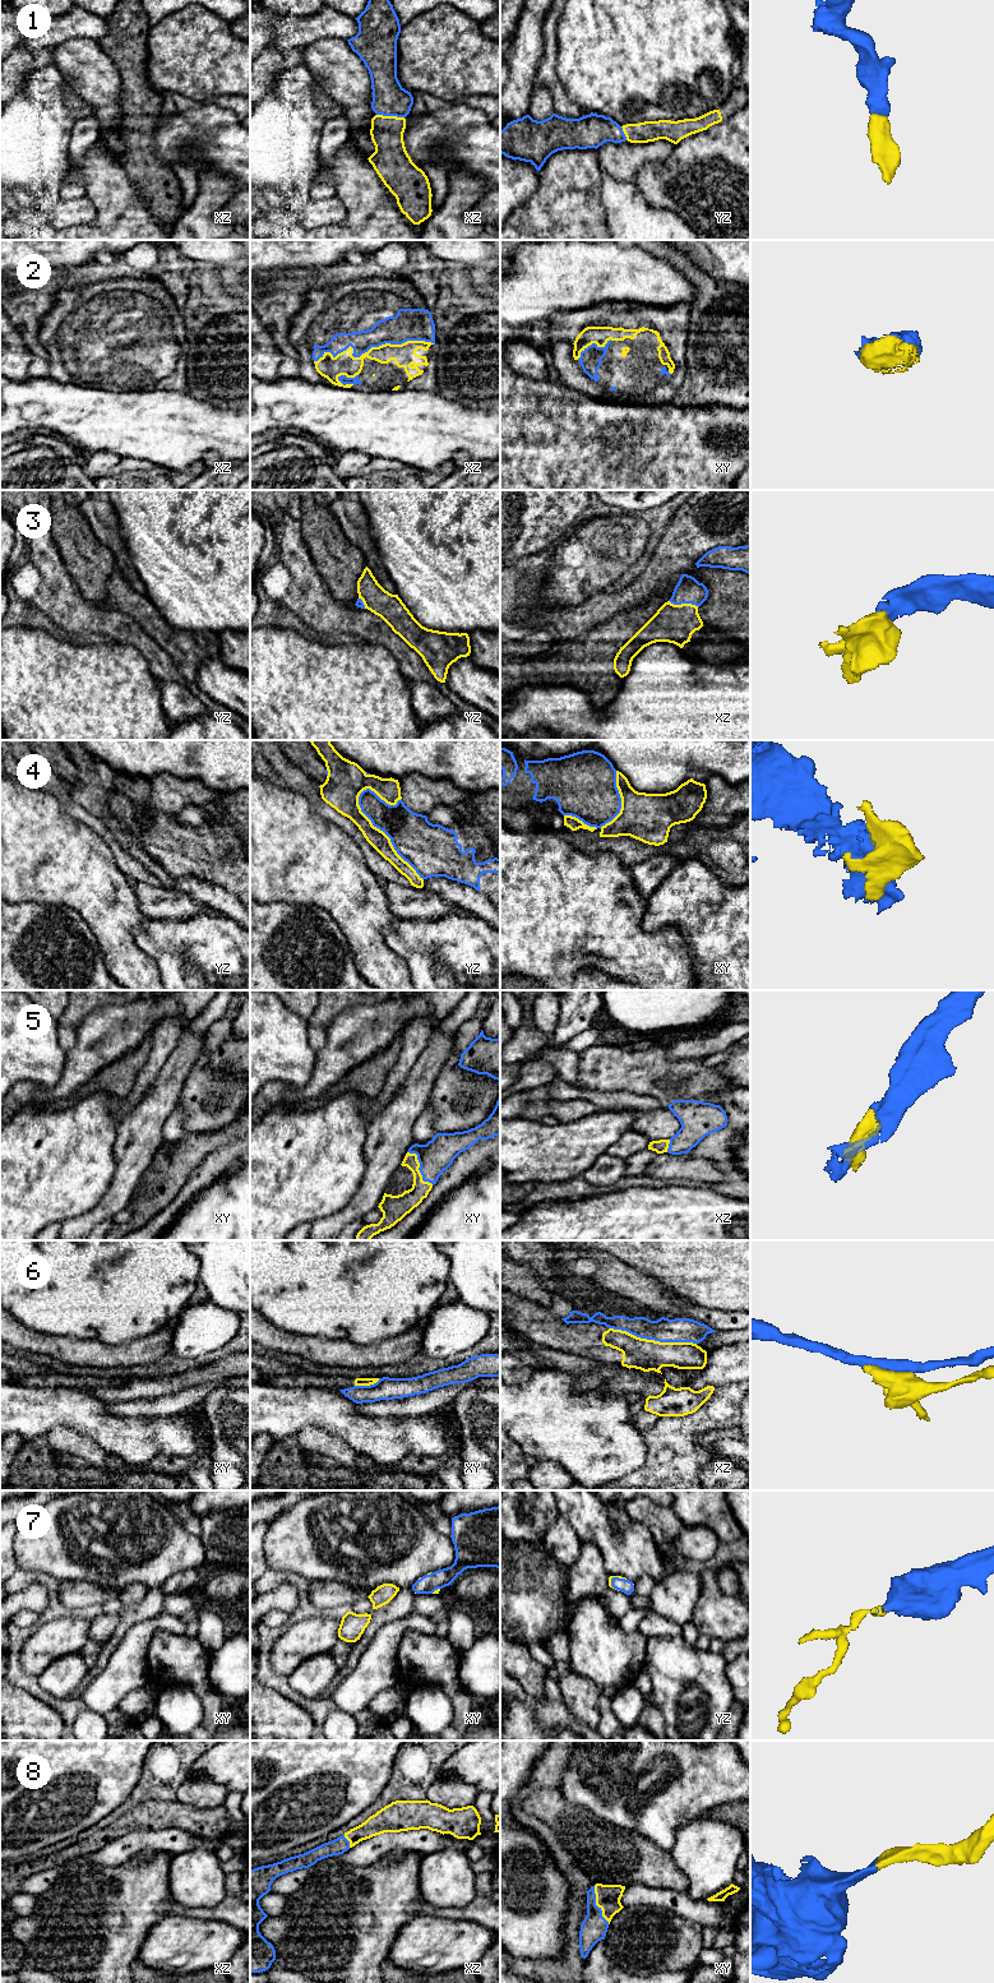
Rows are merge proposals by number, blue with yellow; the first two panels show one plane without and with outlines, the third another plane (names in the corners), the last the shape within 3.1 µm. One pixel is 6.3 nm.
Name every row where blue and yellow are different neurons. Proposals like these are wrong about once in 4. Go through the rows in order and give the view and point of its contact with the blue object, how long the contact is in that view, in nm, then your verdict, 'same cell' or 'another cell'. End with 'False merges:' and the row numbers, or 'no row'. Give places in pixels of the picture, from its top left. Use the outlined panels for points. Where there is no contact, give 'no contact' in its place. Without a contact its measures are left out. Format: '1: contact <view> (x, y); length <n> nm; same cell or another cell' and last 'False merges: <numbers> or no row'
1: contact xz (391, 115); length 180 nm; same cell
2: contact xz (370, 347); length 750 nm; same cell
3: contact xz (684, 602); length 200 nm; same cell
4: contact yz (384, 832); length 700 nm; another cell
5: contact xy (419, 1168); length 280 nm; same cell
6: contact xz (652, 1339); length 550 nm; another cell
7: contact yz (615, 1577); length 110 nm; same cell
8: contact xy (596, 1905); length 260 nm; same cell
False merges: 4, 6

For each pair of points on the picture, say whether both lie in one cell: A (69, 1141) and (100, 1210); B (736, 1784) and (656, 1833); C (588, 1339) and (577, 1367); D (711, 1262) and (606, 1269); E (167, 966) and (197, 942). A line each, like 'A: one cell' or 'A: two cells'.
A: two cells
B: one cell
C: two cells
D: two cells
E: one cell

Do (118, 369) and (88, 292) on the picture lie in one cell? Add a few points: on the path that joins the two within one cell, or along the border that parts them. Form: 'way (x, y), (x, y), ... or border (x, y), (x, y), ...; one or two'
way (118, 350), (118, 345), (88, 315), (88, 311); one

